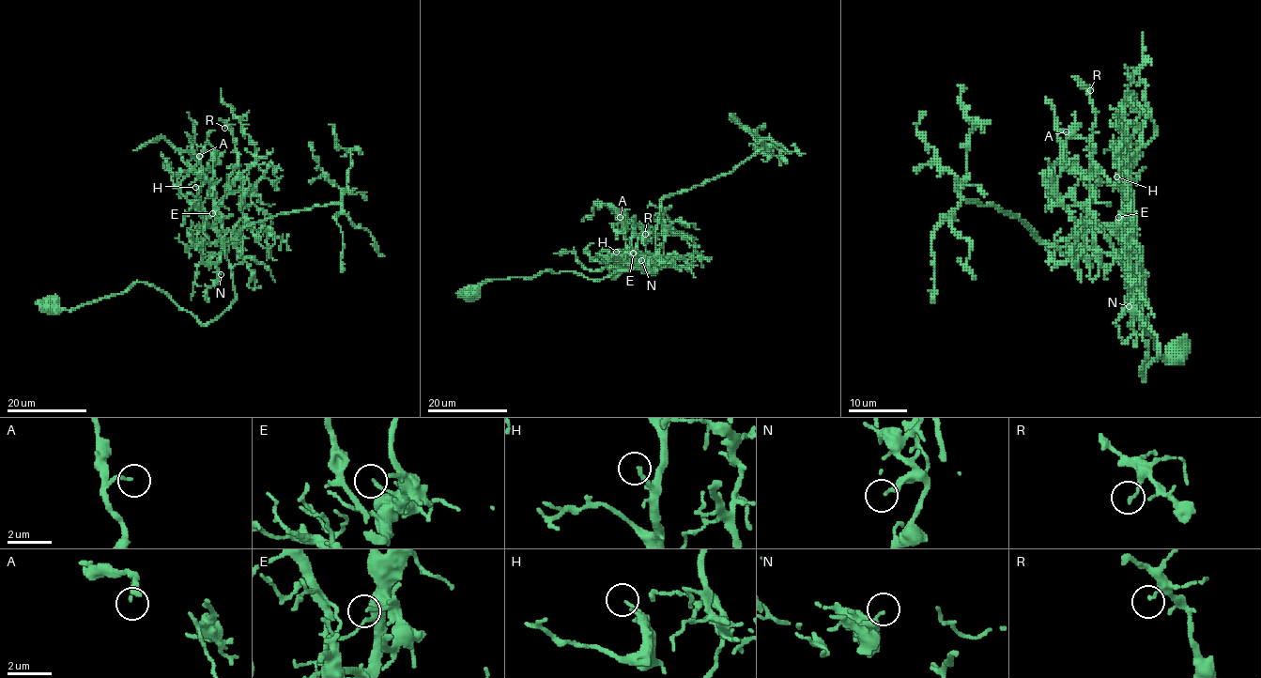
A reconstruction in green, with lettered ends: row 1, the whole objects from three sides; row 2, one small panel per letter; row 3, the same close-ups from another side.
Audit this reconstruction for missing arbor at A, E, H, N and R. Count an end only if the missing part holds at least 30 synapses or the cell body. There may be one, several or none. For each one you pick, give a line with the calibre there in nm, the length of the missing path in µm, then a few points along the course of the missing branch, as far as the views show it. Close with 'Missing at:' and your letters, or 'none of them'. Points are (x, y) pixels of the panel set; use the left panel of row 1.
H: 140 nm | 15 µm | (195, 187), (197, 190), (188, 200), (176, 182), (174, 195)
Missing at: H

